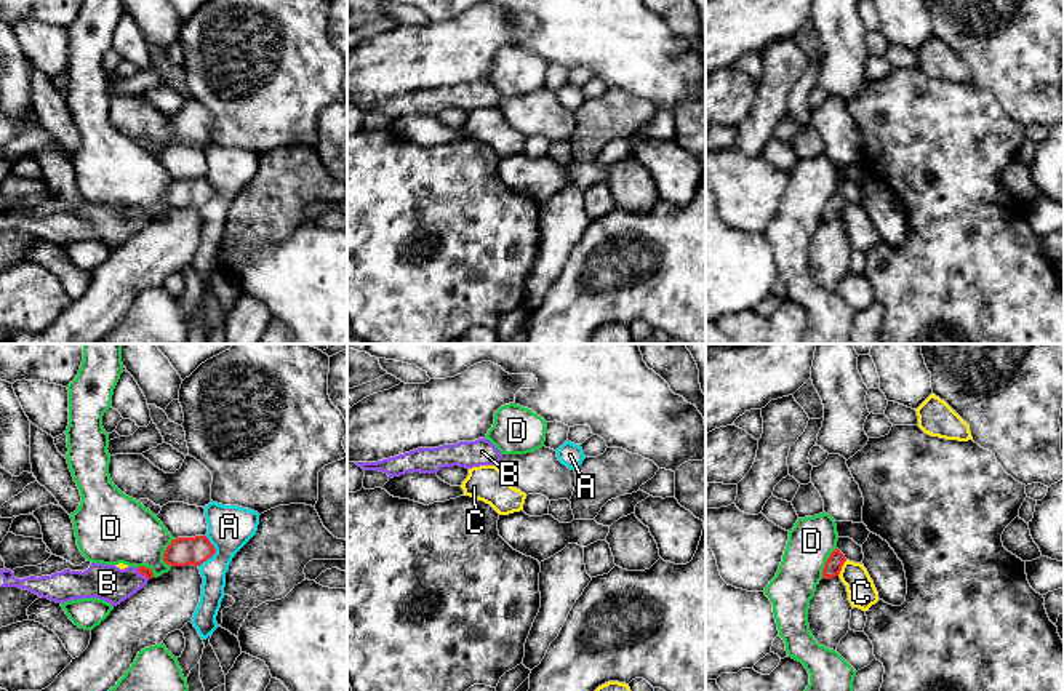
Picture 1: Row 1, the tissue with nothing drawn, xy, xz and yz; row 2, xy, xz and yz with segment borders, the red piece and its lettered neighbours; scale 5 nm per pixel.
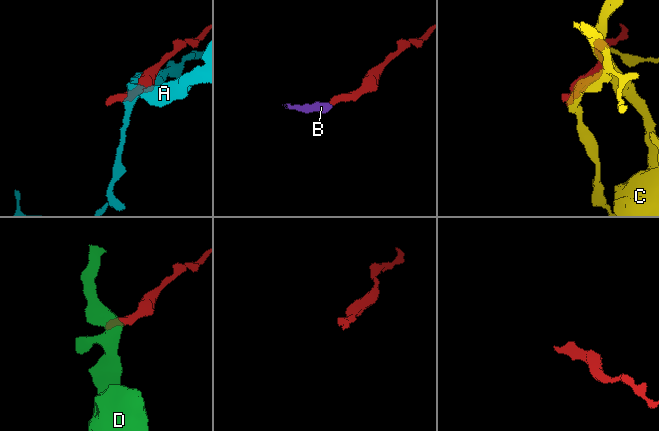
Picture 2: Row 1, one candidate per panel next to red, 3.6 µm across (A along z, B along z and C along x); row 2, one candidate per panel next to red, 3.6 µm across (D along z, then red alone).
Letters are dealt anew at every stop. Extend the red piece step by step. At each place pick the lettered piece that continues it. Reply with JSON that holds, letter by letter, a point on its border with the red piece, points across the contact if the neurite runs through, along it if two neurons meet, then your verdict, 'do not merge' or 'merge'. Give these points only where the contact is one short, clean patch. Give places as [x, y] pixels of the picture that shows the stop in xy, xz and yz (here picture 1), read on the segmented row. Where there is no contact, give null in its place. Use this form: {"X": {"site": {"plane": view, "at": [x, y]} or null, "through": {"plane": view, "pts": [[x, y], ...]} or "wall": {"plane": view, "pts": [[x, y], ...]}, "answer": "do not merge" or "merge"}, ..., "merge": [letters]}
{"A": {"site": {"plane": "xy", "at": [215, 552]}, "answer": "do not merge"}, "B": {"site": {"plane": "xy", "at": [143, 575]}, "through": {"plane": "xy", "pts": [[146, 571], [143, 575], [125, 583], [108, 583]]}, "answer": "merge"}, "C": {"site": {"plane": "yz", "at": [840, 568]}, "answer": "do not merge"}, "D": {"site": {"plane": "yz", "at": [826, 563]}, "wall": {"plane": "yz", "pts": [[836, 547], [826, 562], [821, 578]]}, "answer": "do not merge"}, "merge": ["B"]}

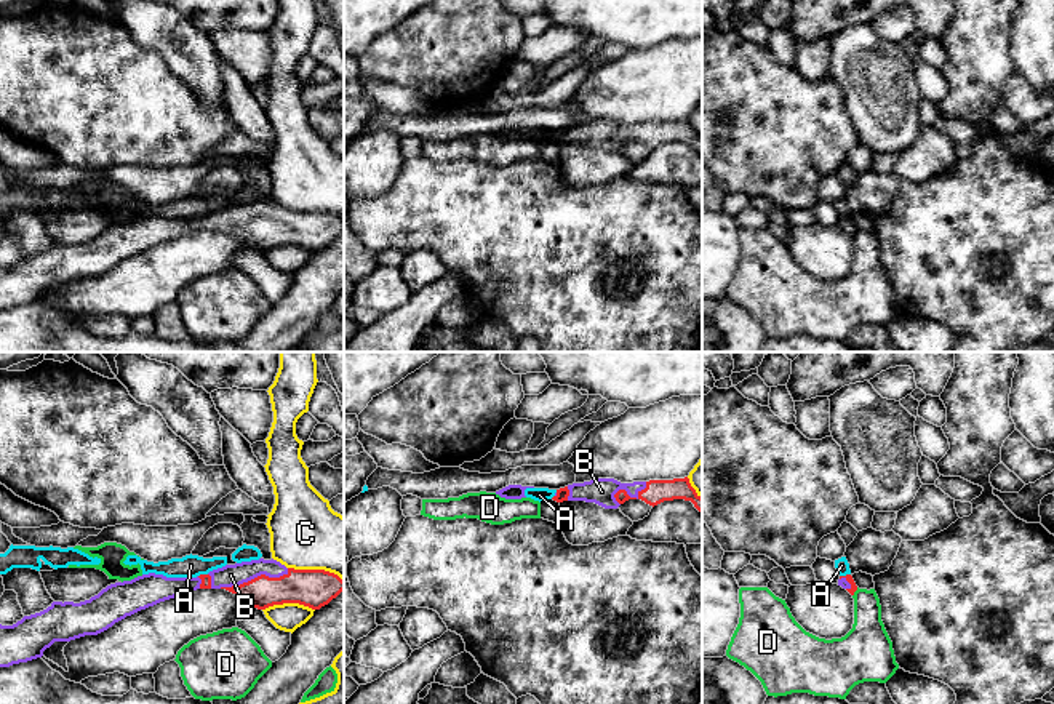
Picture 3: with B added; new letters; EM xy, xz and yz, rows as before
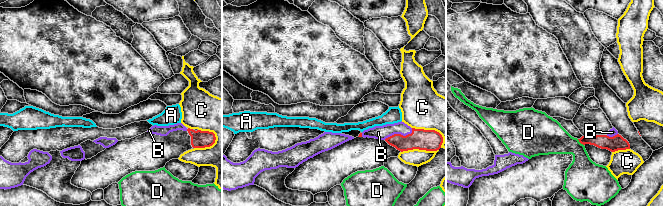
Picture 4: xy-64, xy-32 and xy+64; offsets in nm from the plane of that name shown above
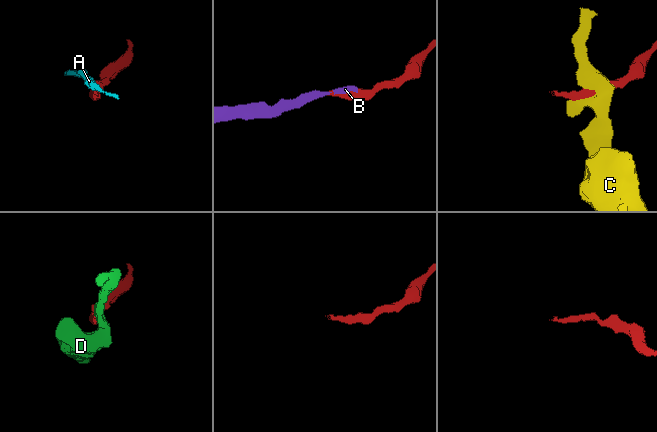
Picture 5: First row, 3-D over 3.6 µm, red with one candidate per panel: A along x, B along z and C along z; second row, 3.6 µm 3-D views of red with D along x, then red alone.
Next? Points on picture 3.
{"A": {"site": {"plane": "xy", "at": [202, 575]}, "wall": {"plane": "xy", "pts": [[207, 573], [199, 576]]}, "answer": "do not merge"}, "B": {"site": {"plane": "xy", "at": [255, 578]}, "answer": "merge"}, "C": {"site": {"plane": "xy", "at": [315, 570]}, "answer": "do not merge"}, "D": {"site": {"plane": "yz", "at": [854, 591]}, "wall": {"plane": "yz", "pts": [[858, 588], [853, 596]]}, "answer": "do not merge"}, "merge": ["B"]}

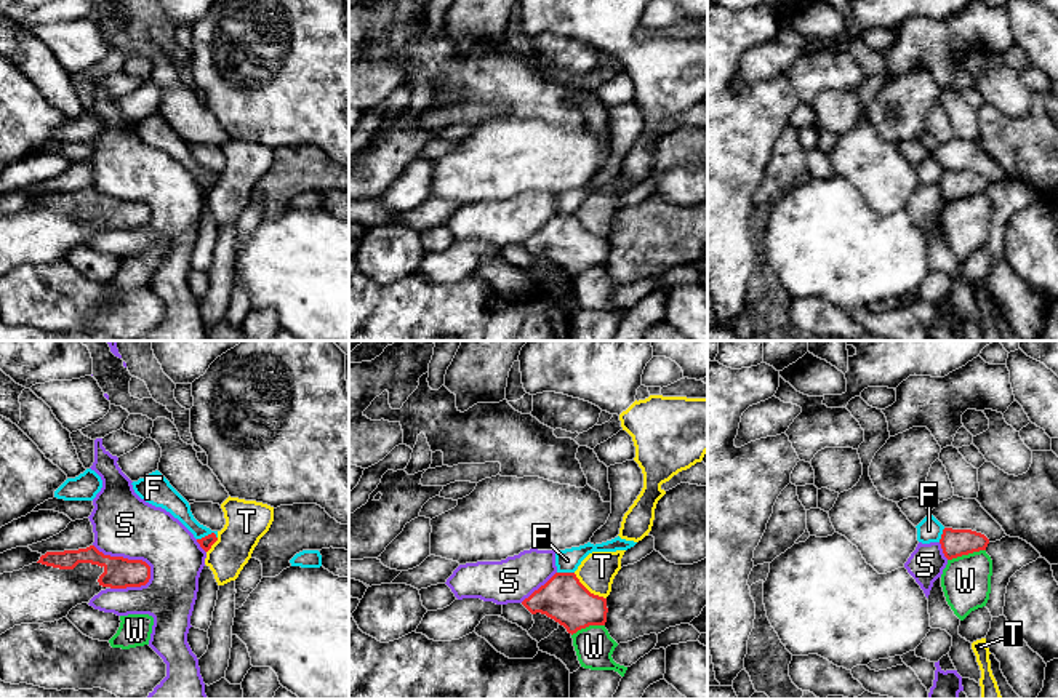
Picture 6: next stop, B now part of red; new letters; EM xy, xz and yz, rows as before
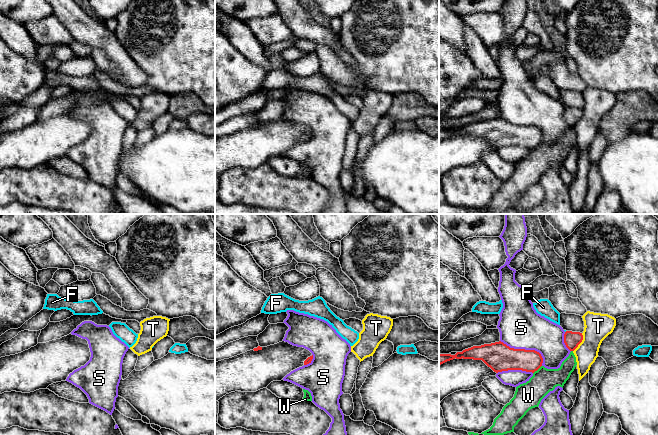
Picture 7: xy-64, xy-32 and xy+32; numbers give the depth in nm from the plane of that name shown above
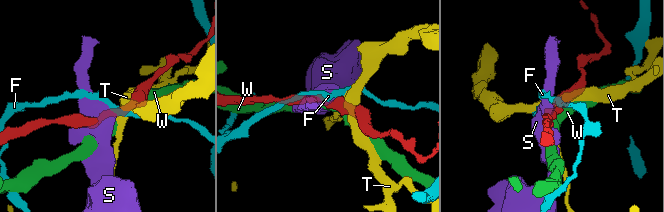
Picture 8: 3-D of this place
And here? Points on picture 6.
{"F": {"site": {"plane": "xy", "at": [207, 536]}, "wall": {"plane": "xy", "pts": [[216, 535], [210, 533], [197, 539]]}, "answer": "do not merge"}, "S": {"site": {"plane": "xy", "at": [127, 559]}, "answer": "do not merge"}, "T": {"site": {"plane": "xz", "at": [588, 591]}, "answer": "do not merge"}, "W": {"site": {"plane": "yz", "at": [965, 554]}, "answer": "do not merge"}, "merge": []}

